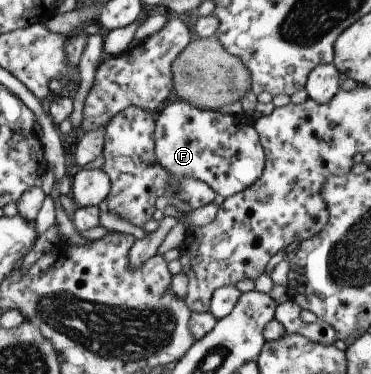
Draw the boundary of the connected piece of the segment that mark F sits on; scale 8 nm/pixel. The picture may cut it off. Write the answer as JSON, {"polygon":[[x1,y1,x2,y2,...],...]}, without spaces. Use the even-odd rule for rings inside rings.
{"polygon":[[172,99,167,101,166,106,159,111,157,119,154,120,152,136,156,163,168,173,164,191,167,197,176,195,180,180,193,178,206,183,217,195,226,198,249,188,256,179,259,179,264,168,265,156,257,132,252,120,243,114,232,116,213,110,199,110,186,101]]}

